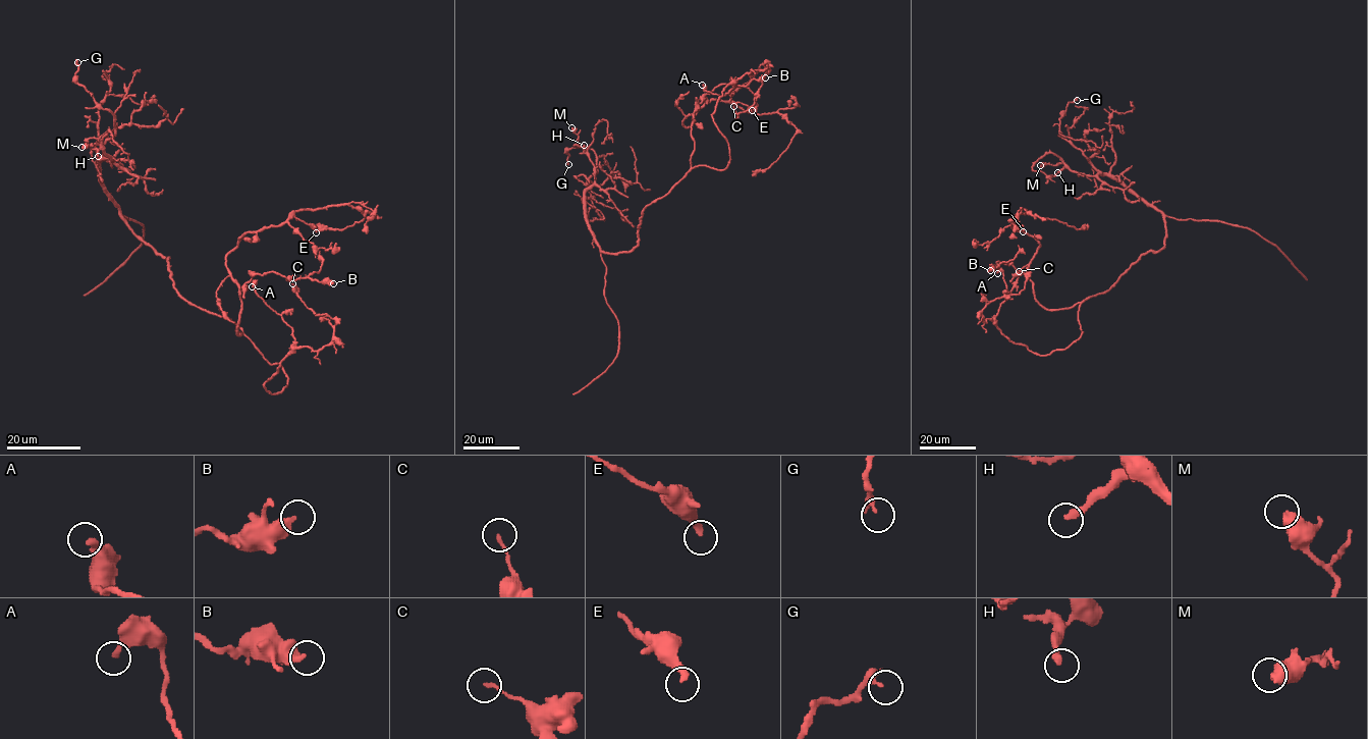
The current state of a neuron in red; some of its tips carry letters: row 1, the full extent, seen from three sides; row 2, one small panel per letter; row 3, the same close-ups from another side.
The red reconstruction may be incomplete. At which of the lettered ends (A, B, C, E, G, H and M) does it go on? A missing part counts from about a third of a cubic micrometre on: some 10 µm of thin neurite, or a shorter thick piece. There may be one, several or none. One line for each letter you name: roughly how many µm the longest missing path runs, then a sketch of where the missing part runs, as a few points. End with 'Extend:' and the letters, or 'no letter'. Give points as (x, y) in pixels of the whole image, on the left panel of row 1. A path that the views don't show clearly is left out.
Extend: no letter

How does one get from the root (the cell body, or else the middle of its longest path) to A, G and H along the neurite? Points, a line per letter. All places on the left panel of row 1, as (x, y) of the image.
A: (220, 315), (281, 366), (287, 384), (280, 392), (271, 393), (264, 383), (293, 346), (293, 331), (252, 286)
G: (220, 315), (179, 294), (168, 258), (106, 193), (99, 159), (115, 116), (77, 83), (77, 62)
H: (220, 315), (175, 289), (168, 258), (137, 234), (109, 199), (99, 159), (111, 158), (101, 149), (98, 156)

